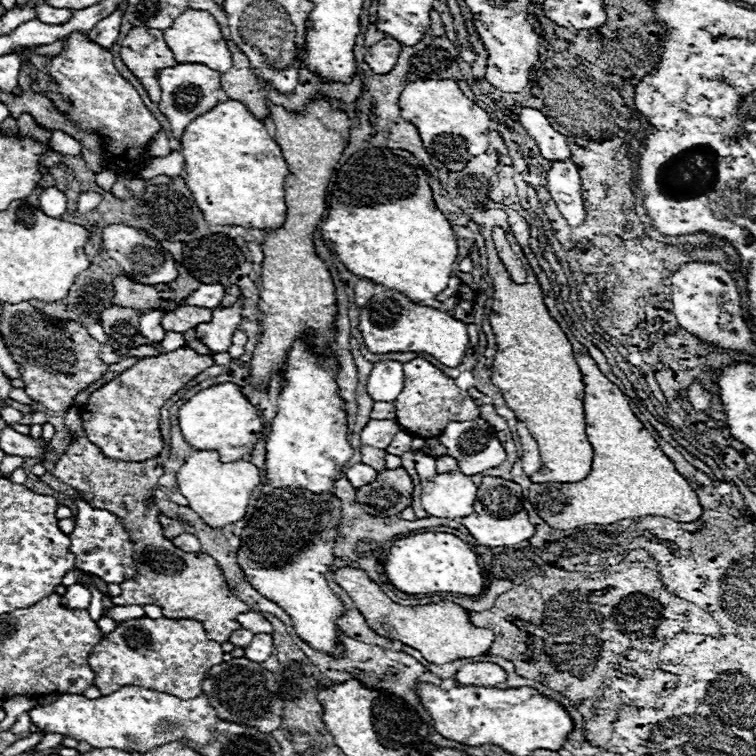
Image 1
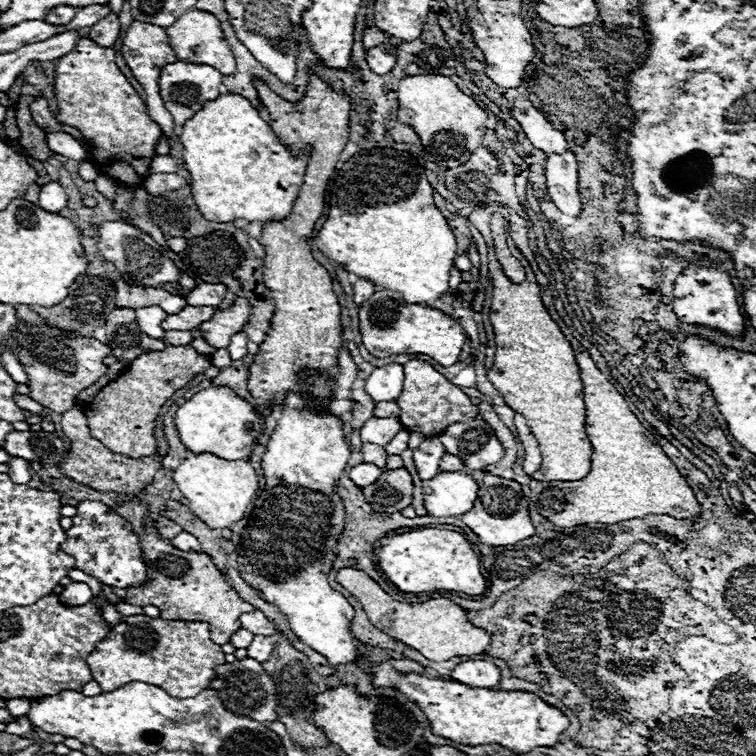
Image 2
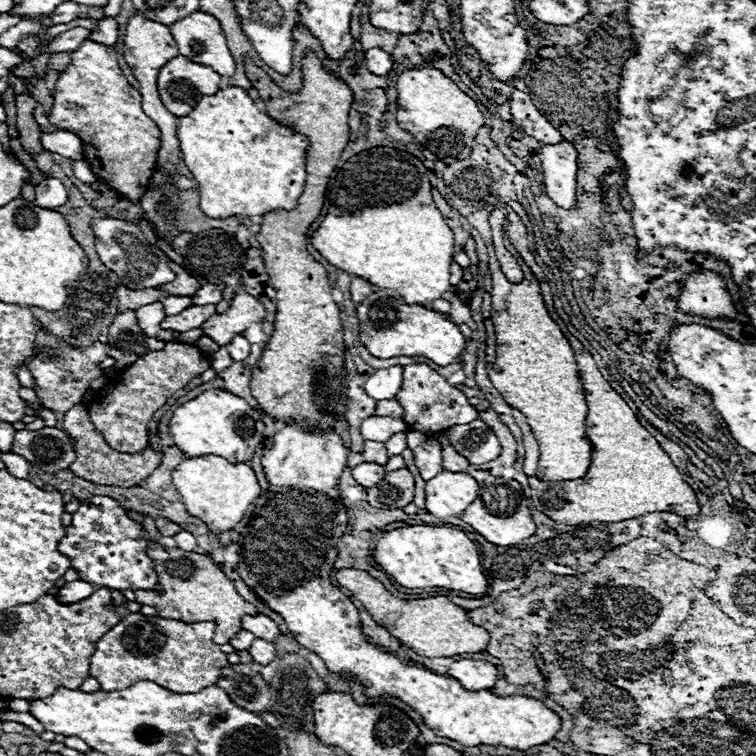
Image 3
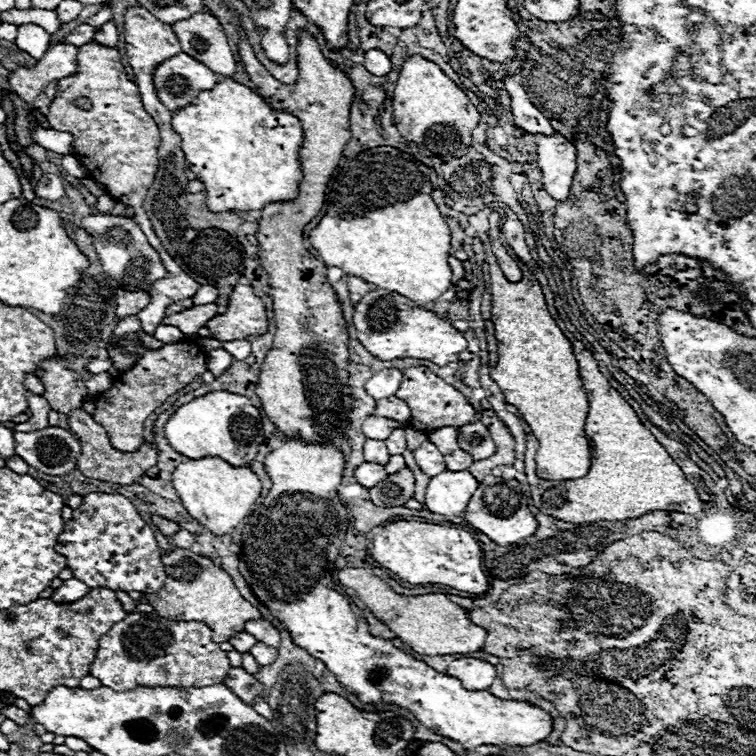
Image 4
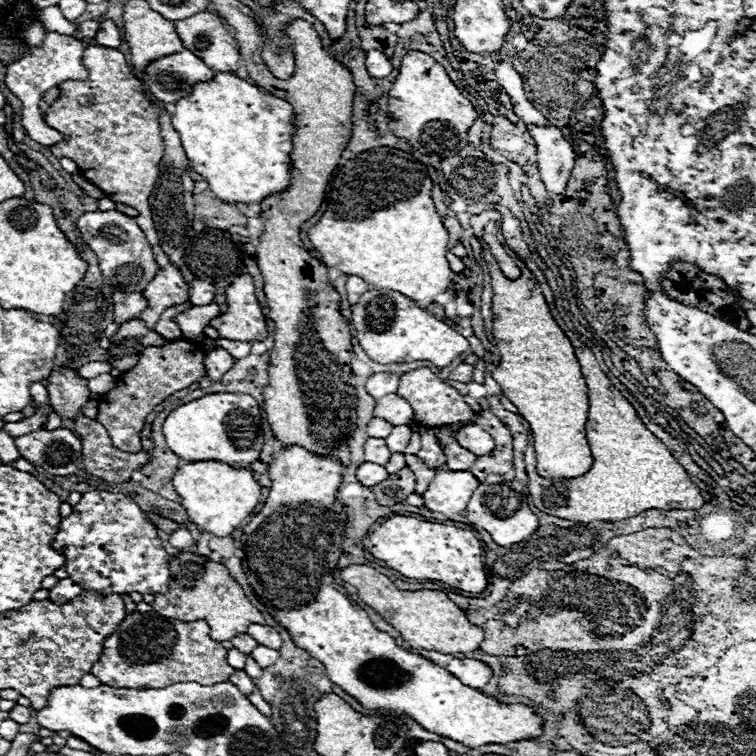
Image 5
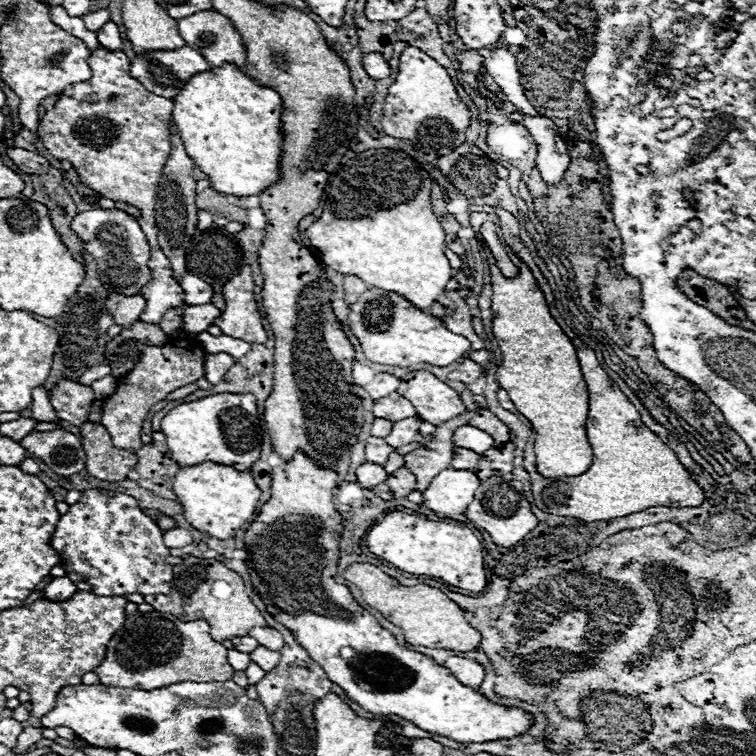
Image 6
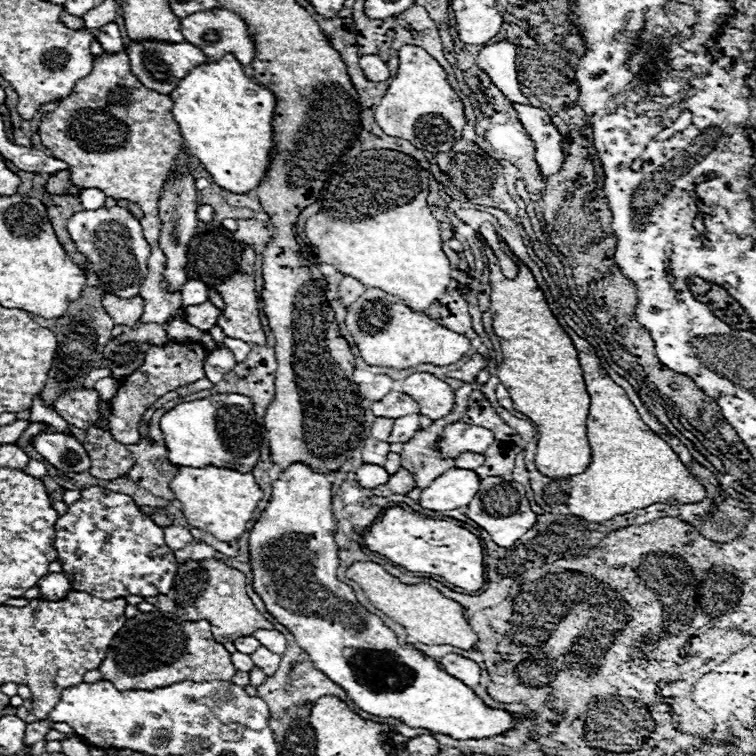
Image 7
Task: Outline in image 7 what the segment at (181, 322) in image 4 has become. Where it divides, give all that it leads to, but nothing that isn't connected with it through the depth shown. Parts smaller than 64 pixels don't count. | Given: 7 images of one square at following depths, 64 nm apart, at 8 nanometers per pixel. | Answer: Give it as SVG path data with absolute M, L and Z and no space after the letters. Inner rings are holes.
M204 302L200 306L186 308L186 322L198 330L204 330L204 332L208 332L220 316L222 316L222 310L216 308L212 302Z

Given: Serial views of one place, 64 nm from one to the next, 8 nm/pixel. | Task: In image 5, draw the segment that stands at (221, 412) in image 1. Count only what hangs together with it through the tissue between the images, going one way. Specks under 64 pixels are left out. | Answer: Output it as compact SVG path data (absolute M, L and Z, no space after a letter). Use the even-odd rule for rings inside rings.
M216 392L178 406L162 424L168 448L184 462L220 460L234 468L248 468L258 460L264 444L262 414L258 402L248 394Z

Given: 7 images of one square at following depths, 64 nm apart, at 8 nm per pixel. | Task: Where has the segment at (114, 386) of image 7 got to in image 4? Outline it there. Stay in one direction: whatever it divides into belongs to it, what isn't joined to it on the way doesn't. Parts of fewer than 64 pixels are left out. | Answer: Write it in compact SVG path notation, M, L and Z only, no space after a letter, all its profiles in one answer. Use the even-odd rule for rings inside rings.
M100 372L100 374L94 374L92 380L88 382L88 392L90 394L98 394L98 392L104 392L112 386L112 378L108 372Z

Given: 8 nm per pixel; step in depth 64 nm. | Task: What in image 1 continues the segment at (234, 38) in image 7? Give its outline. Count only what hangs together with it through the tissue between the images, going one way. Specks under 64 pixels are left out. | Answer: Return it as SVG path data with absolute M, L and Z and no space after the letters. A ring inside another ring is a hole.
M194 8L184 10L174 20L174 24L168 30L164 30L164 40L168 42L168 48L174 52L174 58L178 62L200 62L200 64L212 66L214 70L220 70L220 72L226 72L228 68L232 68L232 56L220 34L220 28L218 28L216 20L212 18L212 14L208 14L204 10L194 10Z

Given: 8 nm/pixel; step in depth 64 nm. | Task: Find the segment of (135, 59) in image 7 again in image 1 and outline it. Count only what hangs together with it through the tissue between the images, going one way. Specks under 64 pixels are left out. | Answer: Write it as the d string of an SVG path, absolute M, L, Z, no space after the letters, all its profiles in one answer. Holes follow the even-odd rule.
M176 64L174 68L164 68L158 76L162 98L158 102L158 110L168 118L170 132L176 140L182 138L184 128L198 116L206 114L210 108L214 108L220 102L220 72L212 70L202 64Z

